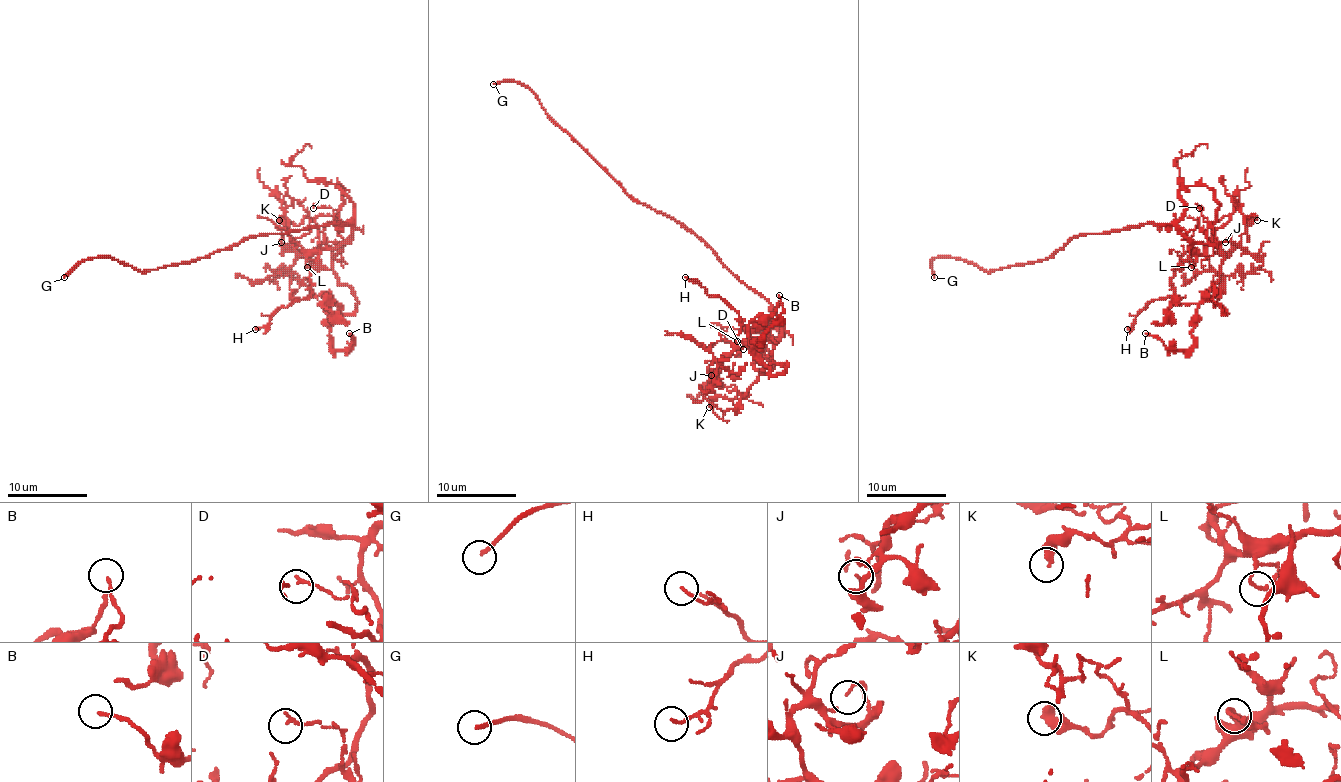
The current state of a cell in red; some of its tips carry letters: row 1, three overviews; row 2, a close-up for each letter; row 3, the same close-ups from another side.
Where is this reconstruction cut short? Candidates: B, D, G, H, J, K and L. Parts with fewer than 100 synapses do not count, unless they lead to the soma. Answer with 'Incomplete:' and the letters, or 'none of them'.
Incomplete: G

